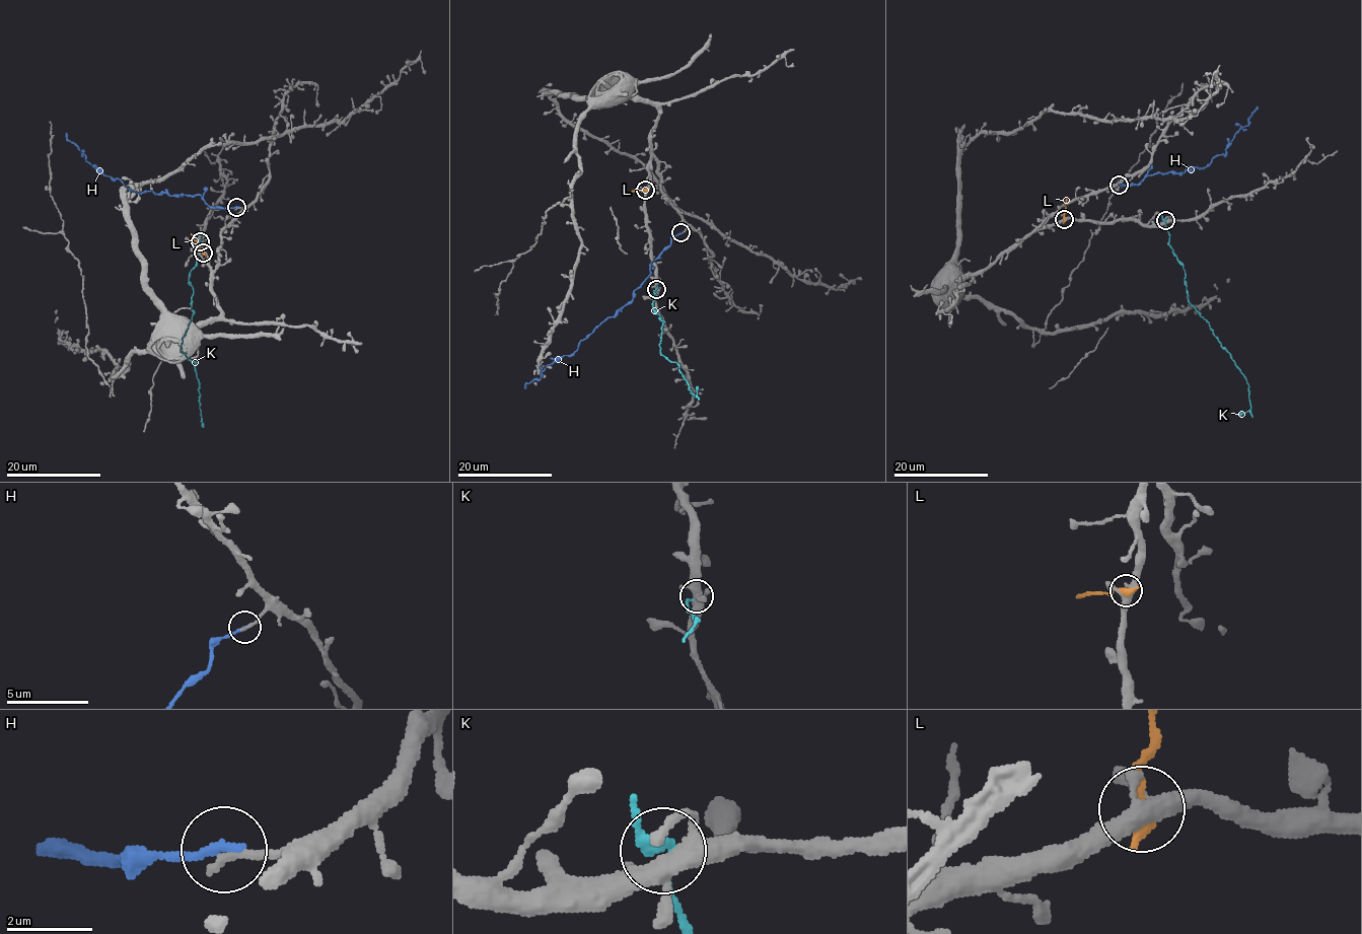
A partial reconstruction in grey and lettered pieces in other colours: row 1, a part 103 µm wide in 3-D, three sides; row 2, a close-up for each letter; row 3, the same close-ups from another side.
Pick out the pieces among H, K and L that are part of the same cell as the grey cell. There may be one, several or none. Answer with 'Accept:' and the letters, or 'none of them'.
Accept: none of them

